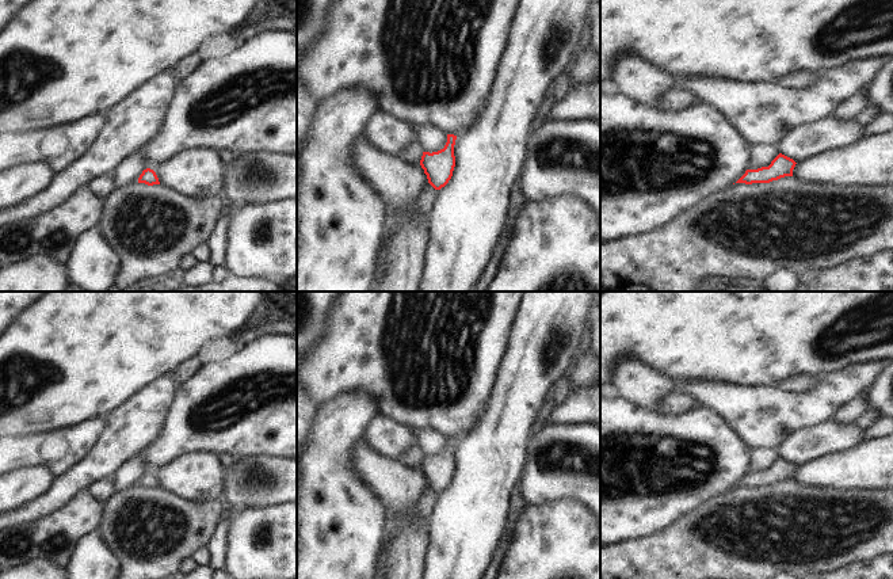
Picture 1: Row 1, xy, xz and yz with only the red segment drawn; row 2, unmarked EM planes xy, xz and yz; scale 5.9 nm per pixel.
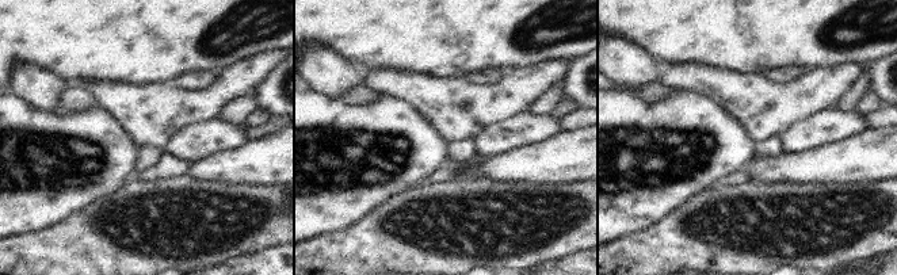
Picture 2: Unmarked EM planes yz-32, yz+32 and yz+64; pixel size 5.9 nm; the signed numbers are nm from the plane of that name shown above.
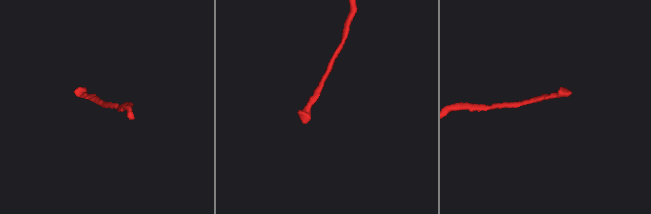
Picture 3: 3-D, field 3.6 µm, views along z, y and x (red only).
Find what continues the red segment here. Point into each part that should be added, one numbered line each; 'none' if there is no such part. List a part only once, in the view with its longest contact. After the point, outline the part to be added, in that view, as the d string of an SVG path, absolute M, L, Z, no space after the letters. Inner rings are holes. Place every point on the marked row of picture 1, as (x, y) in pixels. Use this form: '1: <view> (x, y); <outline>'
none

